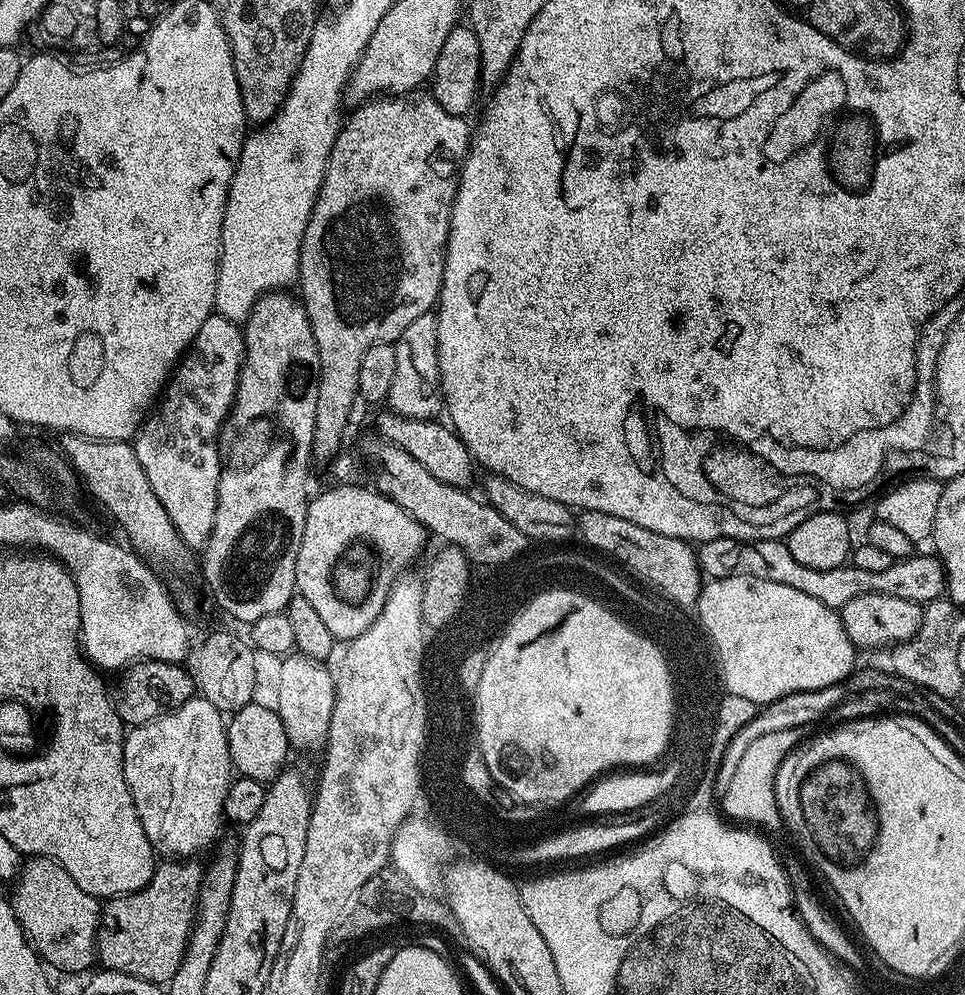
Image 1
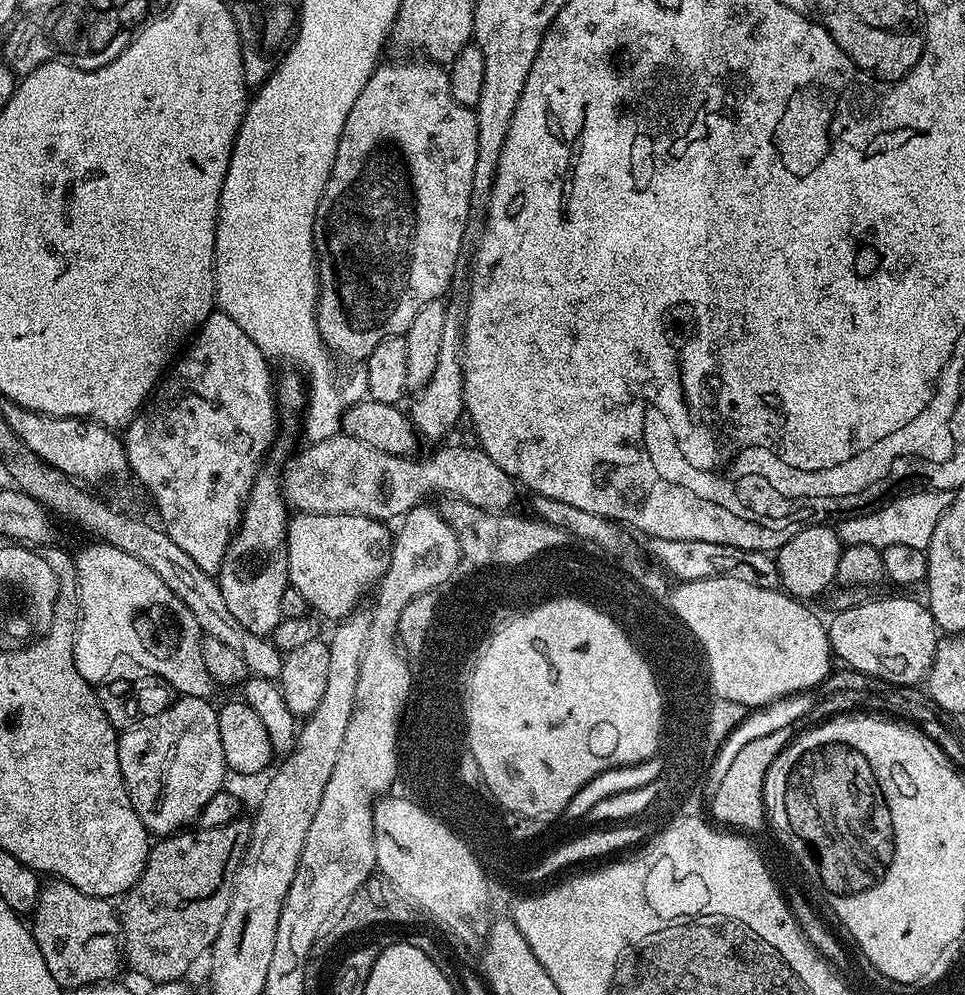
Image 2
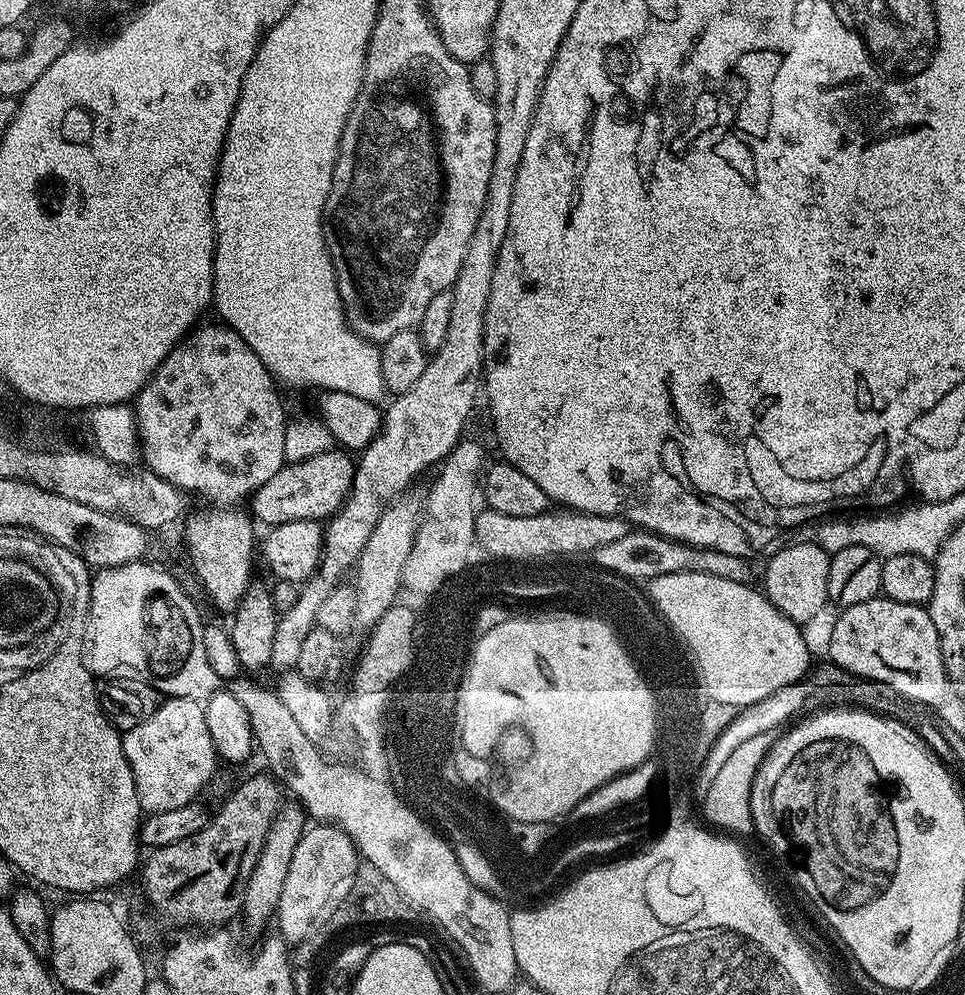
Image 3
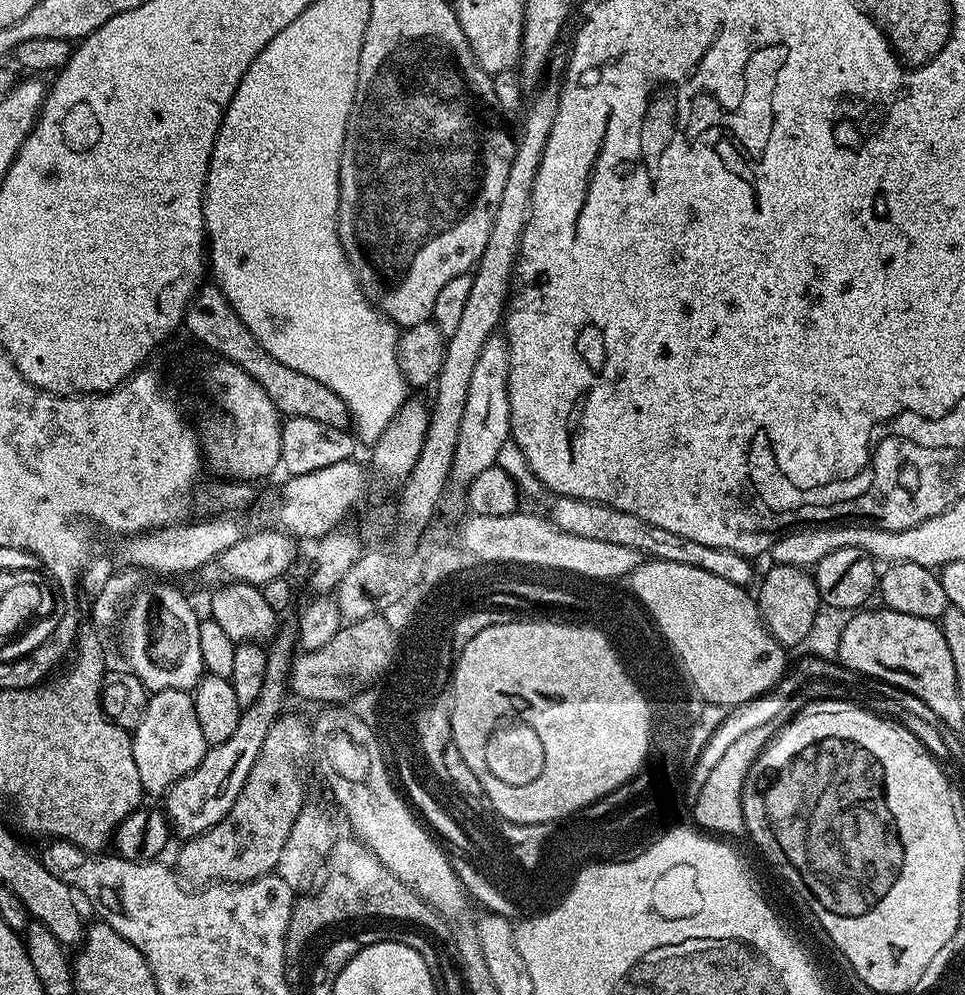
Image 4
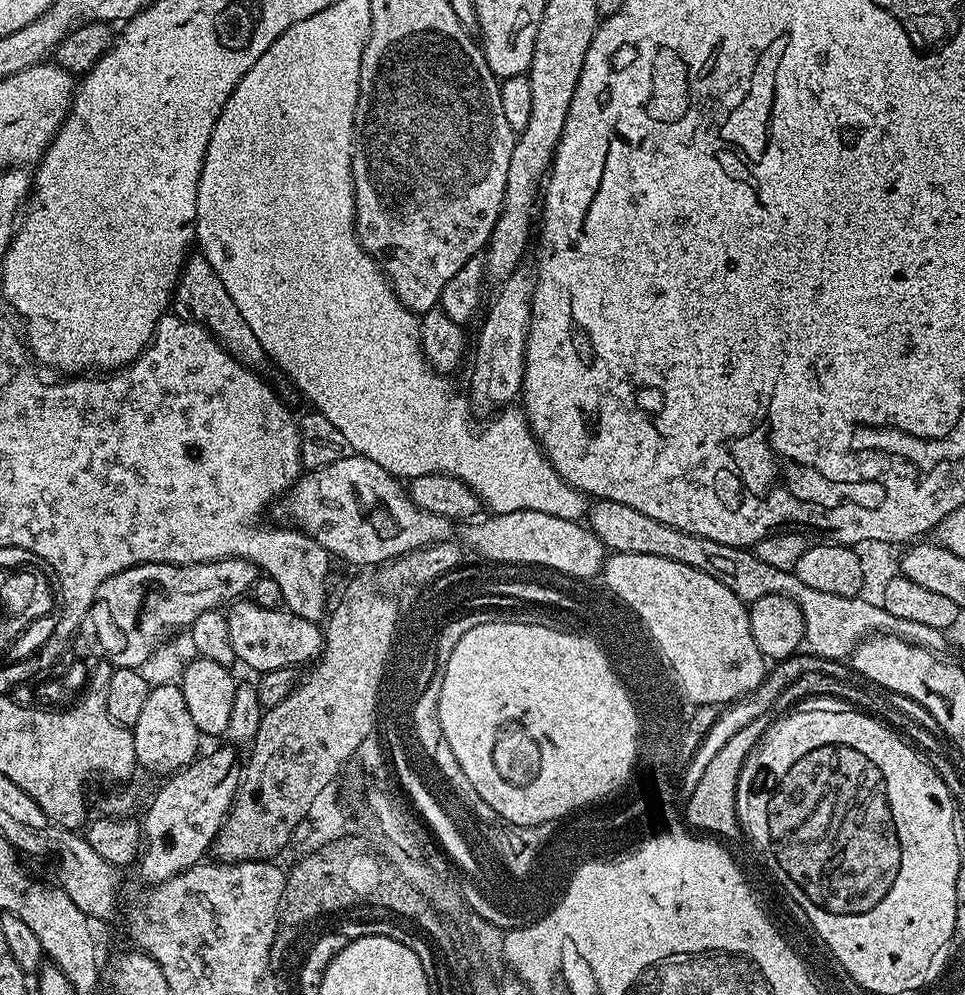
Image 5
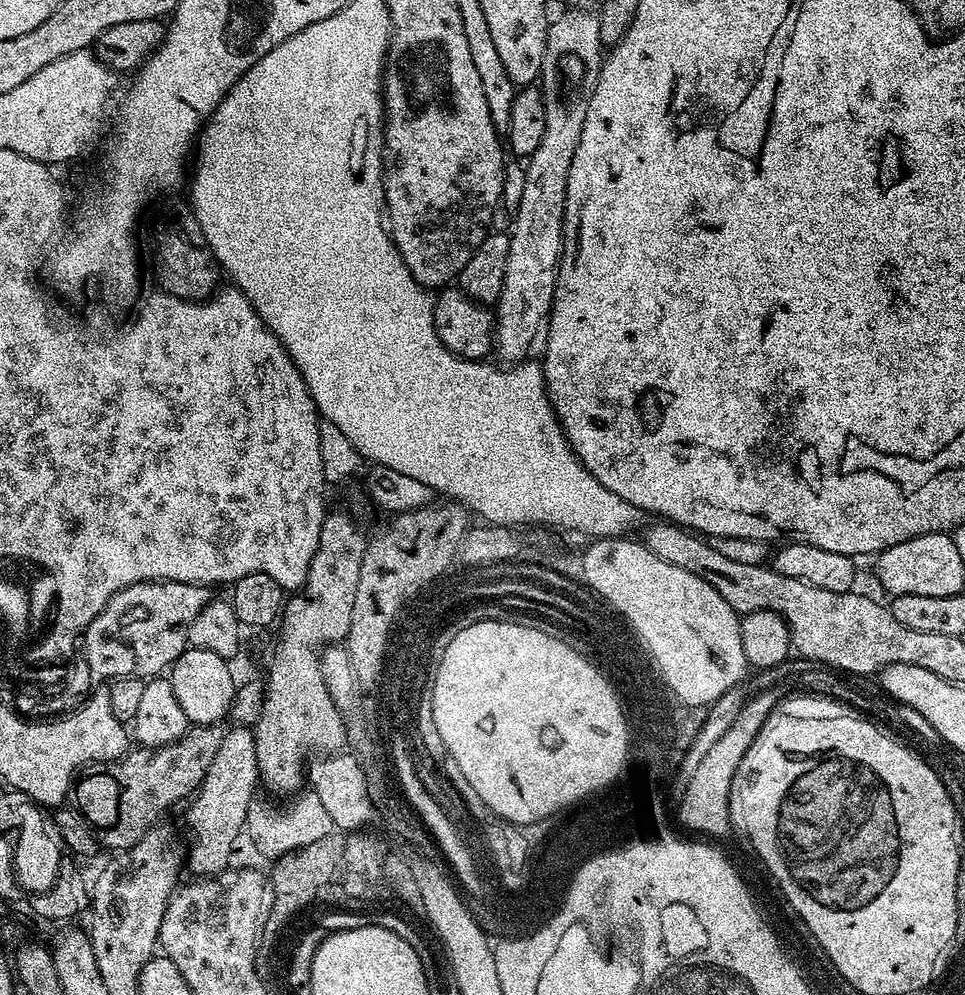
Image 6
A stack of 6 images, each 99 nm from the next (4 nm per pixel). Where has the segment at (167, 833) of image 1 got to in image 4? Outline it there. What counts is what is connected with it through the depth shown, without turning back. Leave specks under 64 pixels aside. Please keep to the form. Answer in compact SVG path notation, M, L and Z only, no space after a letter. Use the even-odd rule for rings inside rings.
M162 690L149 695L144 717L134 725L131 733L134 766L138 766L138 778L149 797L163 797L190 770L202 762L210 745L198 726L196 701L192 692Z

